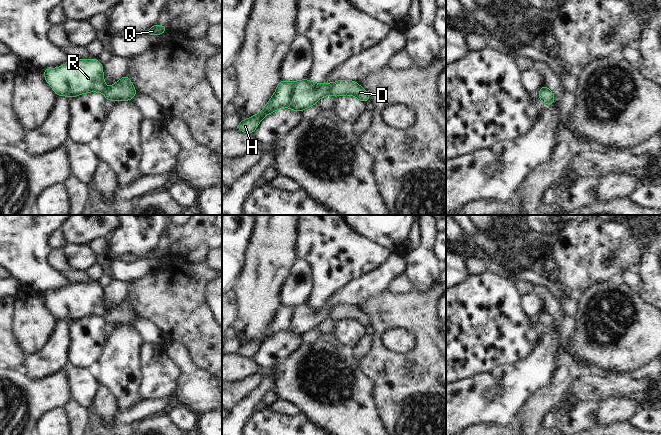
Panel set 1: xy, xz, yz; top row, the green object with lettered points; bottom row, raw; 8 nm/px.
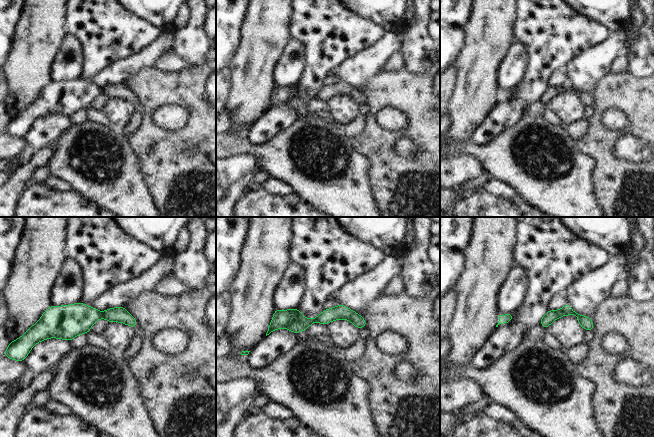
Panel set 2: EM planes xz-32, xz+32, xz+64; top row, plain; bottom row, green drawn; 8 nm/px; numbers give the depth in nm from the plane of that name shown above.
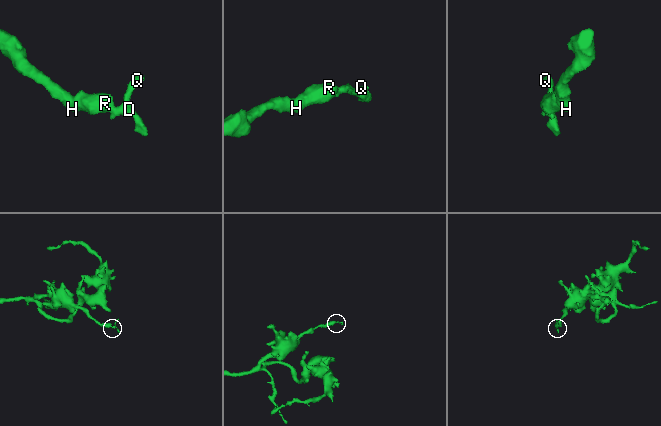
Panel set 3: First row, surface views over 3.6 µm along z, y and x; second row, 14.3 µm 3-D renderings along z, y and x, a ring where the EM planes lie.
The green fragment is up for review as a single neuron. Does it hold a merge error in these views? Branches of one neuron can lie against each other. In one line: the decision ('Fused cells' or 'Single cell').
Fused cells

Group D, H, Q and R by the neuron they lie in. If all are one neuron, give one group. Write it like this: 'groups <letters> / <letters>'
groups D Q / H R

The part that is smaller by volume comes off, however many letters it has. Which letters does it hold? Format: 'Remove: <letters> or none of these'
Remove: D, Q

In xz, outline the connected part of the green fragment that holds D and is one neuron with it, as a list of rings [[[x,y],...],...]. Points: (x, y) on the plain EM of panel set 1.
[[[338,304],[330,308],[328,318],[337,321],[342,319],[352,319],[362,326],[369,326],[368,316],[353,304]]]

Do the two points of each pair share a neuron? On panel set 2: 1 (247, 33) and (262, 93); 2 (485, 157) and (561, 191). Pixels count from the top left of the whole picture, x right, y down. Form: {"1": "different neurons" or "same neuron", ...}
{"1": "same neuron", "2": "same neuron"}

